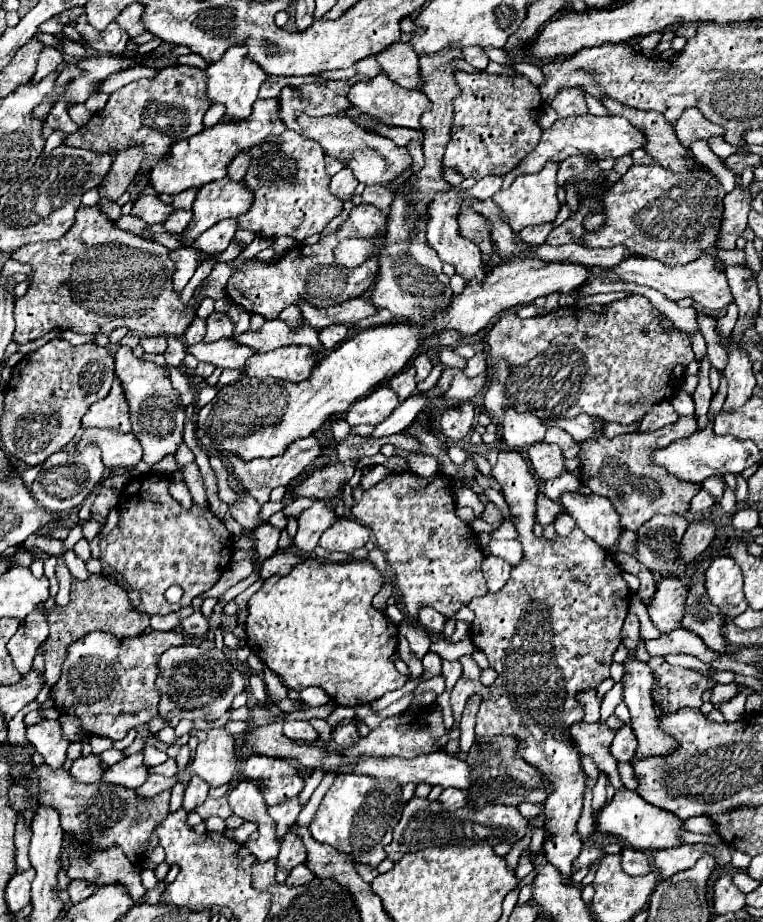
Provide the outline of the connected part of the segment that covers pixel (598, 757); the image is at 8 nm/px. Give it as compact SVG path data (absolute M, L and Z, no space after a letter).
M607 722L573 724L573 740L577 740L579 752L591 756L593 762L597 764L597 768L607 772L609 782L615 788L623 788L623 782L621 782L619 772L617 772L617 760L613 756L609 756L609 744L613 742L617 732L619 730L609 728Z

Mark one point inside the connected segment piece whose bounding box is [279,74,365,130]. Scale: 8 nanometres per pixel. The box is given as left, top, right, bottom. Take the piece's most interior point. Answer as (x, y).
(330, 97)

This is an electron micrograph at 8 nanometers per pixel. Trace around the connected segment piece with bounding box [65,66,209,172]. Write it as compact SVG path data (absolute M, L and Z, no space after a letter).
M167 66L159 70L153 80L143 78L113 92L105 110L69 134L65 144L93 152L111 152L113 148L121 150L135 144L145 146L145 164L141 164L141 170L149 172L153 164L169 152L173 142L203 130L203 114L207 110L209 102L205 100L205 76L201 76L201 70L193 66Z

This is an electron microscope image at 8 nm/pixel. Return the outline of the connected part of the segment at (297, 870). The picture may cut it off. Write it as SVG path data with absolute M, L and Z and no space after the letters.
M299 864L299 866L295 866L295 868L289 872L285 884L287 884L287 886L301 886L301 884L307 884L309 880L313 880L313 878L315 878L315 874L313 874L305 864Z

